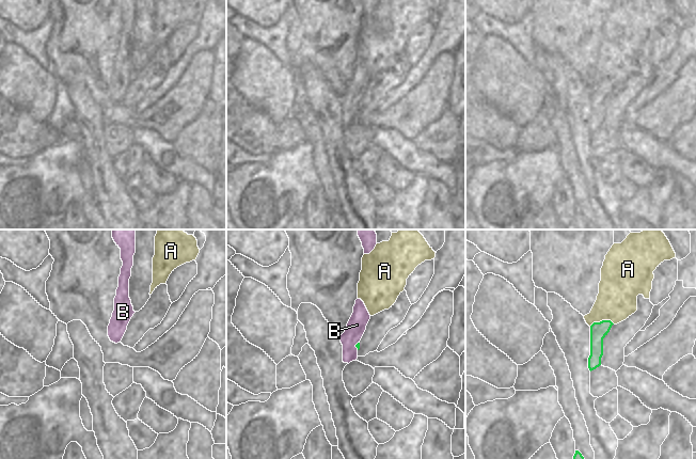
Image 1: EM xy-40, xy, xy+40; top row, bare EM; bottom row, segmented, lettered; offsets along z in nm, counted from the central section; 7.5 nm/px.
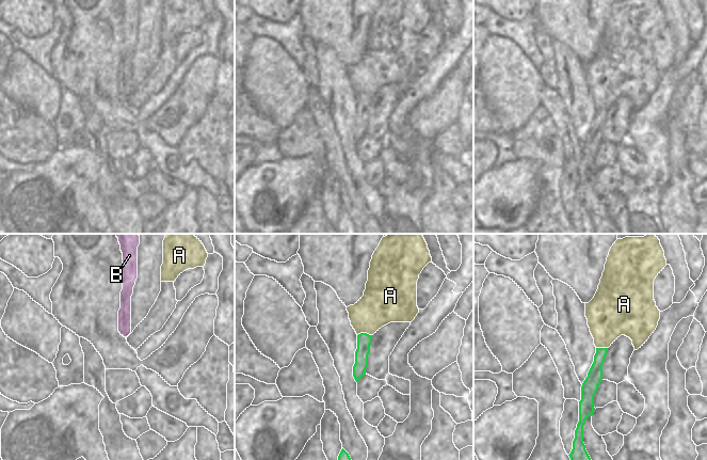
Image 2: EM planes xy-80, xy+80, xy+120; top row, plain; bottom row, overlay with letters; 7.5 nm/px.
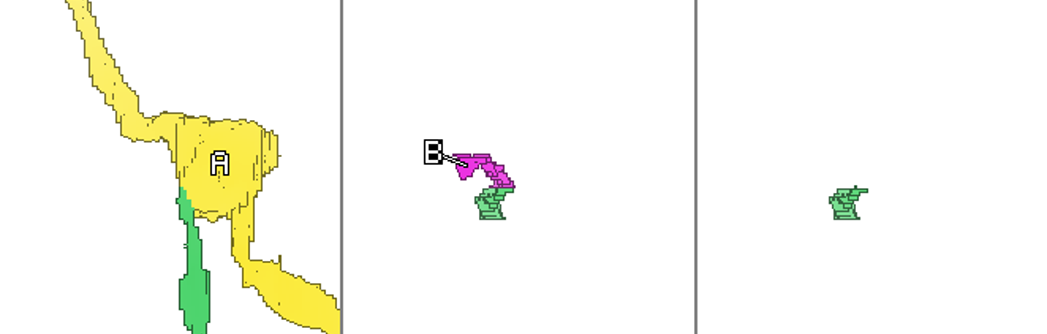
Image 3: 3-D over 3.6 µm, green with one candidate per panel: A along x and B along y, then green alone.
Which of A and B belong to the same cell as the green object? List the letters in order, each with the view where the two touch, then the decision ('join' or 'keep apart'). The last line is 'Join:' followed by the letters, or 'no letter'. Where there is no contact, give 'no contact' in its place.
A: xy+40 | keep apart
B: xy | join
Join: B

